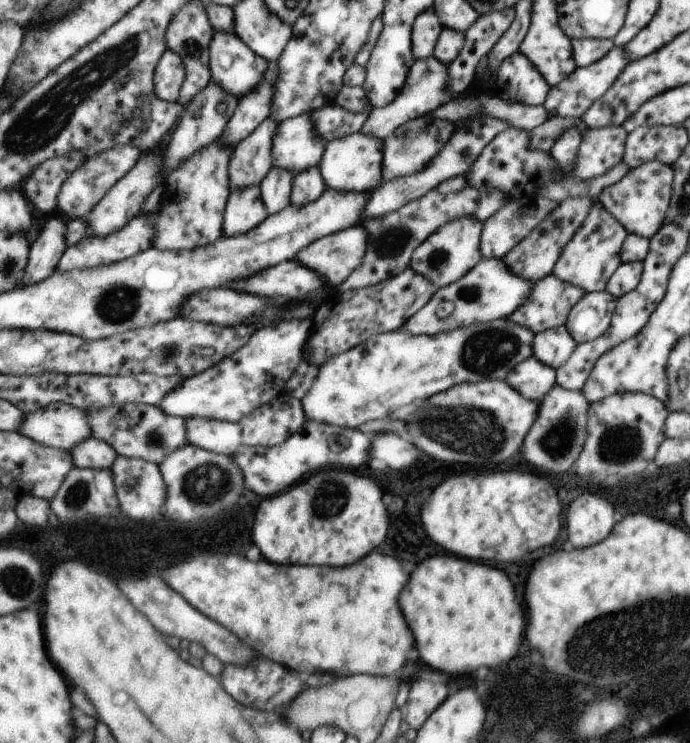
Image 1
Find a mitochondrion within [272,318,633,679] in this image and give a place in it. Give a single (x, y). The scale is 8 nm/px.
(449, 422)

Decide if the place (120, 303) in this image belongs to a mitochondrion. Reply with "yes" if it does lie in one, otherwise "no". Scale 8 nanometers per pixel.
yes

